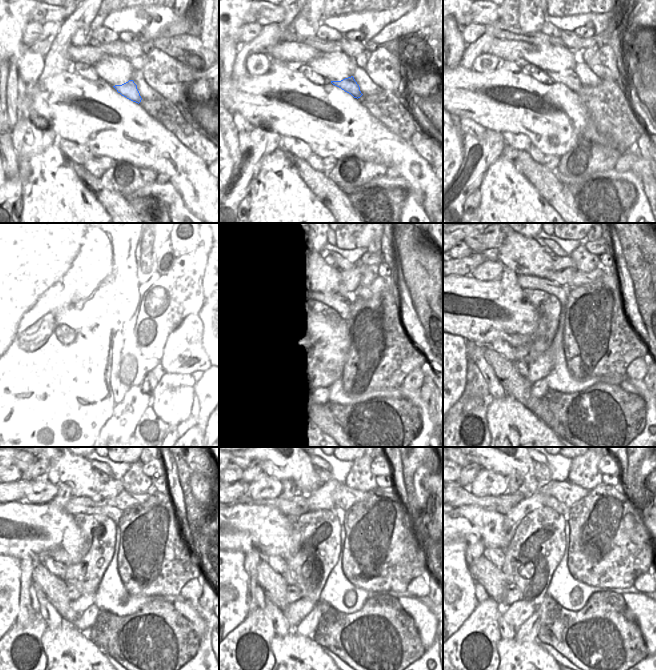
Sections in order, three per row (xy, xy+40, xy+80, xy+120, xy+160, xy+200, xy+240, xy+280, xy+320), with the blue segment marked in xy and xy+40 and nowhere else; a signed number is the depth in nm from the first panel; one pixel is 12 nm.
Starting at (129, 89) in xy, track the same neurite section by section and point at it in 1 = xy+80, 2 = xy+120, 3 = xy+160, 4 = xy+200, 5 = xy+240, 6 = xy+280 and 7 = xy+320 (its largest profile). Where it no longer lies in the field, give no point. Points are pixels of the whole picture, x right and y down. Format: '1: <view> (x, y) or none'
1: xy+80 (569, 78)
2: xy+120 (117, 301)
3: xy+160 (340, 302)
4: xy+200 (561, 292)
5: xy+240 (76, 505)
6: xy+280 (294, 507)
7: xy+320 (504, 505)

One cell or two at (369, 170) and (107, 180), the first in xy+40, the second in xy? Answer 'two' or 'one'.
one

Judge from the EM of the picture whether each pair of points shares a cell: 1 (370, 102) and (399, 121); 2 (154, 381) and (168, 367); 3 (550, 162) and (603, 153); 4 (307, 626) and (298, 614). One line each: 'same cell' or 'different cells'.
1: same cell
2: same cell
3: different cells
4: different cells

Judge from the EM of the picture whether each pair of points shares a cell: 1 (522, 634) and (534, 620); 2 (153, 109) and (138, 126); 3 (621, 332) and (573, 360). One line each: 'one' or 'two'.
1: one
2: two
3: one

